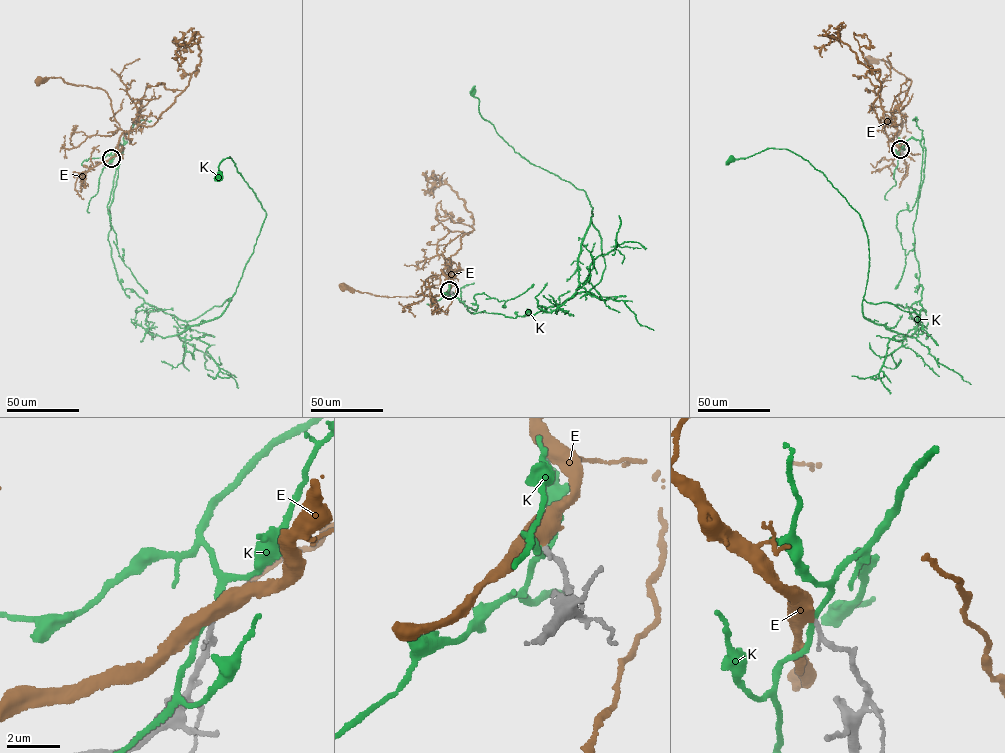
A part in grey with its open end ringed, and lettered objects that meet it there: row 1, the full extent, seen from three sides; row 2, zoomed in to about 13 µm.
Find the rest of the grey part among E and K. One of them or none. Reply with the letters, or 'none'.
E

